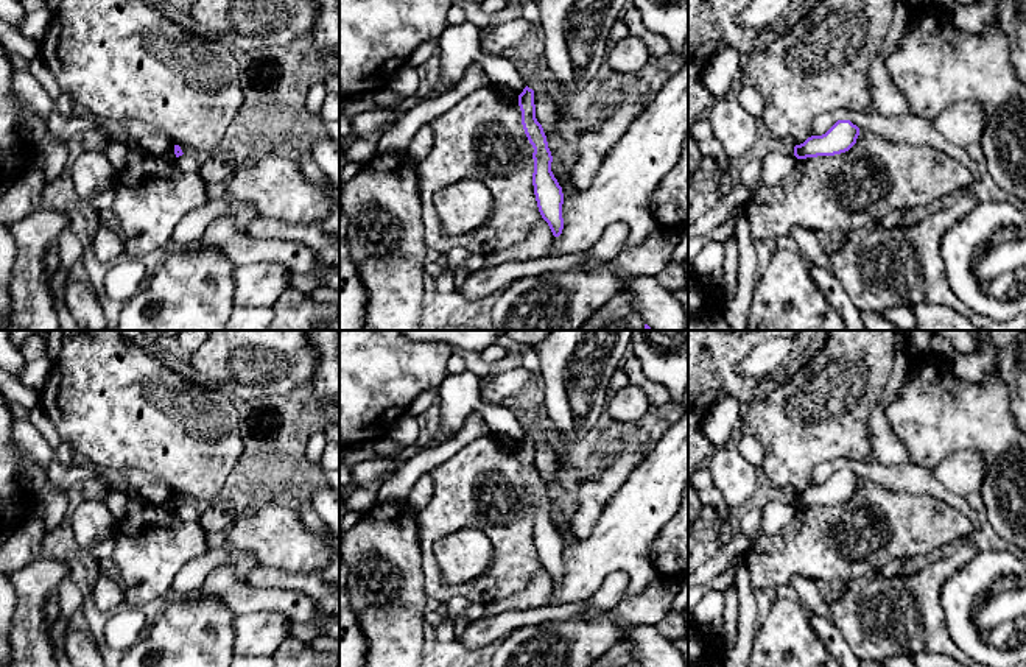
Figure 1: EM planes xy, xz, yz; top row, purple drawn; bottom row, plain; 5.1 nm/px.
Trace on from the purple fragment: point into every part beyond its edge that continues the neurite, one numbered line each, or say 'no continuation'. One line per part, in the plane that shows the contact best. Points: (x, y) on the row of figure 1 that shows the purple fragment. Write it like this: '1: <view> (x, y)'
no continuation

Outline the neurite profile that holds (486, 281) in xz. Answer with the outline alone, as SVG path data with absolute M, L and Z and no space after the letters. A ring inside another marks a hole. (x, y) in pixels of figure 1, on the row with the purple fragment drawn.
M610 224L603 232L601 238L587 251L545 256L542 259L526 262L504 262L494 268L486 266L466 277L461 285L461 293L467 299L475 301L490 293L497 293L498 290L504 290L522 277L571 271L589 259L610 262L623 251L626 238L627 228L624 224Z

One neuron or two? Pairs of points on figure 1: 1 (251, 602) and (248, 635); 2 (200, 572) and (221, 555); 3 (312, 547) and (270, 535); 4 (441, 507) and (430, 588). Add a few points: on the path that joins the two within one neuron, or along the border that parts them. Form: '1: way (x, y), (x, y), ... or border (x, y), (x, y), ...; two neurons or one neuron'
1: border (285, 614), (251, 611), (237, 616); two neurons
2: way (204, 568), (217, 557); one neuron
3: way (301, 547), (291, 547), (281, 539); one neuron
4: way (432, 527), (427, 536), (430, 568); one neuron

